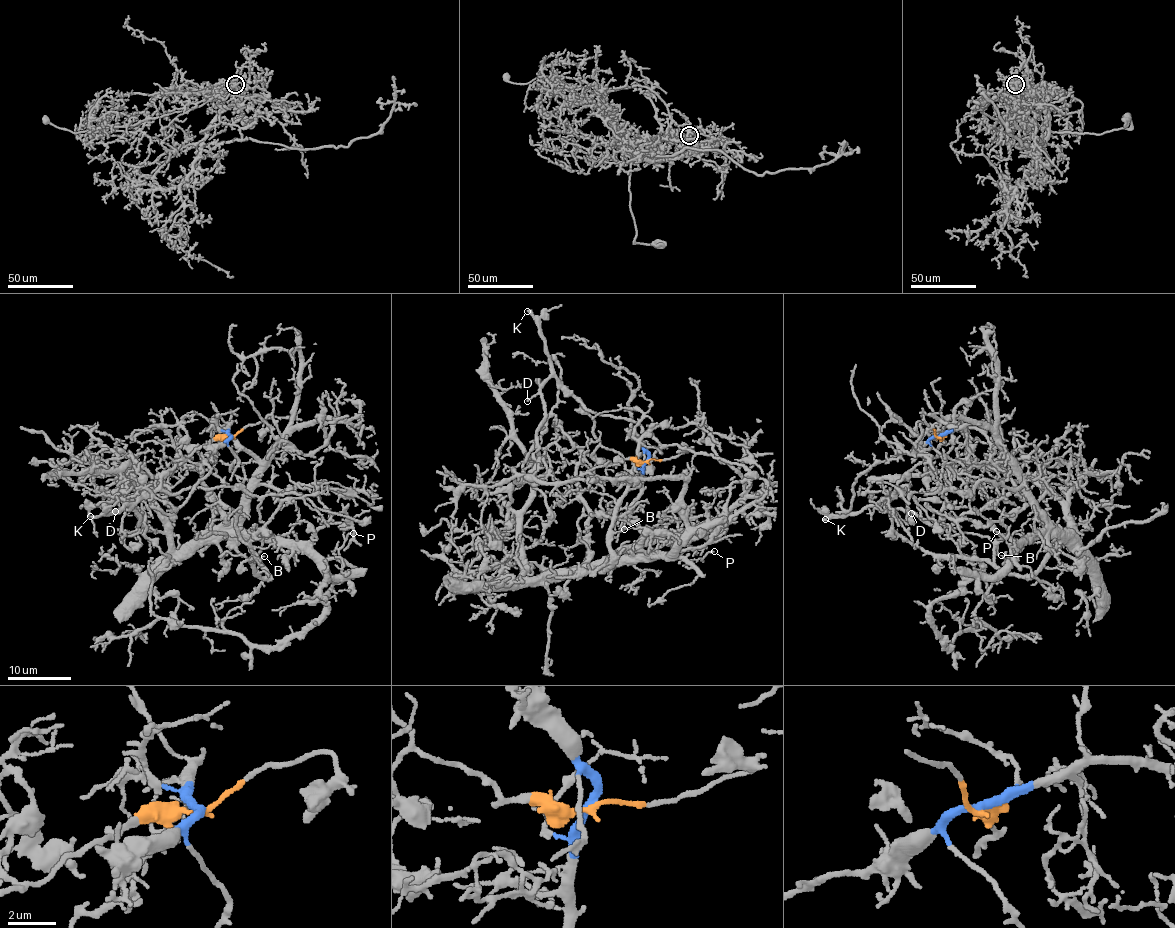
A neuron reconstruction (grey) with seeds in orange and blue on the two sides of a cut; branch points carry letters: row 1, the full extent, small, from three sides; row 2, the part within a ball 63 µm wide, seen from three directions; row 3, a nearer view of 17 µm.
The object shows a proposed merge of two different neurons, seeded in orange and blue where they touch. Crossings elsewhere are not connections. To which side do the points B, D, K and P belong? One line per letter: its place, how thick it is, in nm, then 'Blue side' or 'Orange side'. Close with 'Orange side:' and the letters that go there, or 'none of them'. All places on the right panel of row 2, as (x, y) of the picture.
B: Place: (1001, 555). Thickness 120 nm. Blue side
D: Place: (911, 513). Thickness 110 nm. Orange side
K: Place: (825, 519). Thickness 320 nm. Orange side
P: Place: (996, 531). Thickness 150 nm. Blue side
Orange side: D, K

